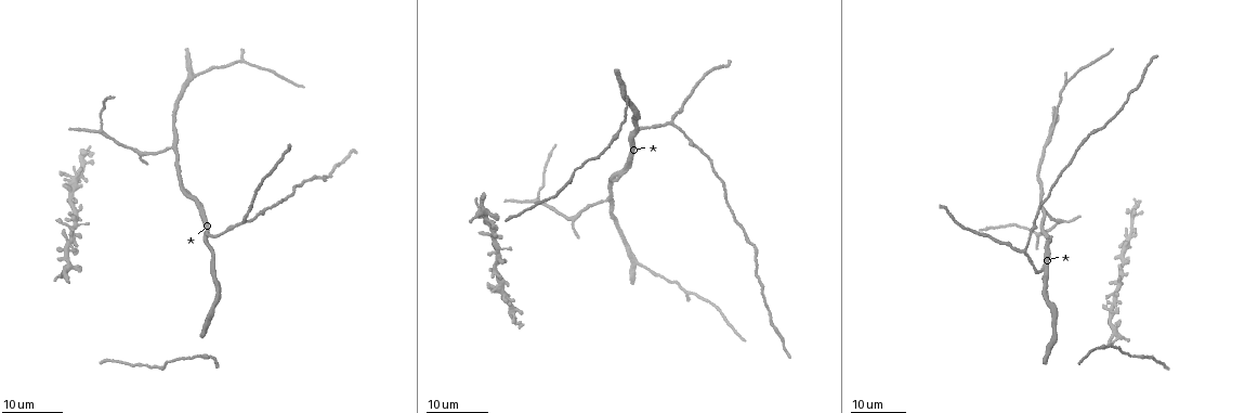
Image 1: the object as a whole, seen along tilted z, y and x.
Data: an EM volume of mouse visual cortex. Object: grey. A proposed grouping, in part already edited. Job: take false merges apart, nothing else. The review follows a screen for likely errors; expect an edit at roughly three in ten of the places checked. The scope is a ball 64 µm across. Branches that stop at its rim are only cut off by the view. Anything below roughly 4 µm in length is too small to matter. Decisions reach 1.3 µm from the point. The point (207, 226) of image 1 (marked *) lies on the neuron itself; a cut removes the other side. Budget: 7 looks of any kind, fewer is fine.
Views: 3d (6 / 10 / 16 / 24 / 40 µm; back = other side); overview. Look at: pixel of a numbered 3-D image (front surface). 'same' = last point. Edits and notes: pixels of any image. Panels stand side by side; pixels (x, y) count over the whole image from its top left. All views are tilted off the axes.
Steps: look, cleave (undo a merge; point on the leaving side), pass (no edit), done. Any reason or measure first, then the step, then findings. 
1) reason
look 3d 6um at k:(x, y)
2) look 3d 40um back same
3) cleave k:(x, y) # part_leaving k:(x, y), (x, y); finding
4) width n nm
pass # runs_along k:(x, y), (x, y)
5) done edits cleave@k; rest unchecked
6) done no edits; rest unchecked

look 3d 16um at 1:(606, 202)

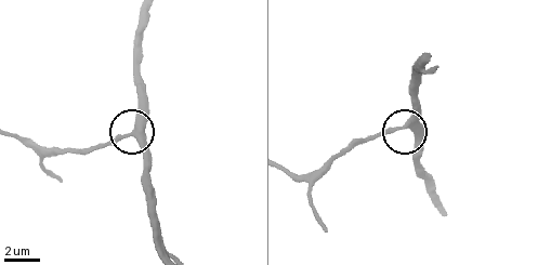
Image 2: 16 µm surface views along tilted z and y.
look 3d 6um at 2:(401, 128)

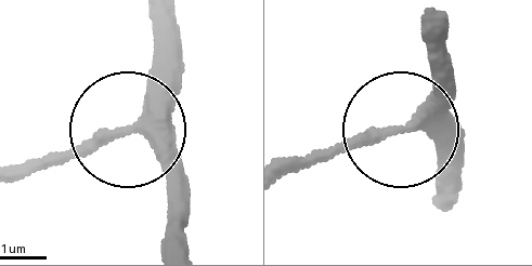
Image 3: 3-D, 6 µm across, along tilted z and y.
look 3d 6um back at 3:(128, 128)

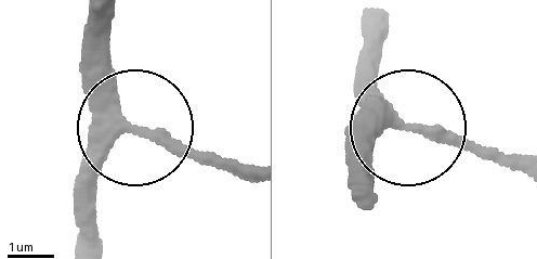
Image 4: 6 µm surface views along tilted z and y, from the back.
width 290 nm
pass # runs_along 4:(80, 243), (95, 164), (130, 127), (87, 43); one neuron here

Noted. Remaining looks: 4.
three-way junction
look 3d 16um at 1:(535, 200)

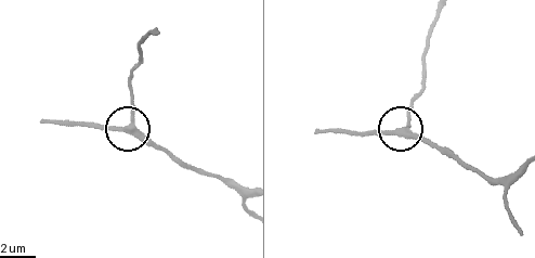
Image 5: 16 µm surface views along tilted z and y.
closer look
look 3d 10um at 5:(402, 129)

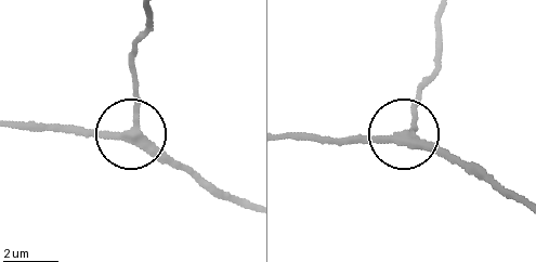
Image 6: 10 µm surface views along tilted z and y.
arms 3
pass # all the same neuron

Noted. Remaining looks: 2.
three-way junction
look 3d 16um at 1:(1041, 271)

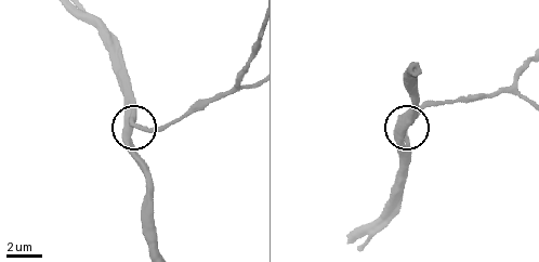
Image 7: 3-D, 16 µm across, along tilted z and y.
closer look
look 3d 6um at 7:(132, 122)

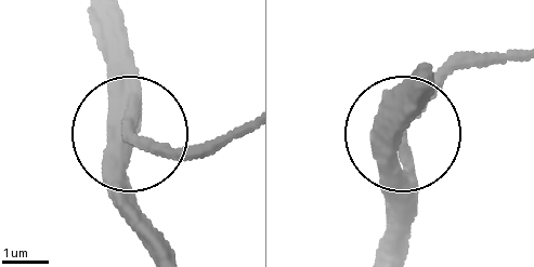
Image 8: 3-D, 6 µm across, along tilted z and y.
width 290 nm
pass # runs_along 8:(131, 77), (131, 137), (200, 150); continuous, no second neuron

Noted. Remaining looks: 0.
done no edits; rest unchecked

